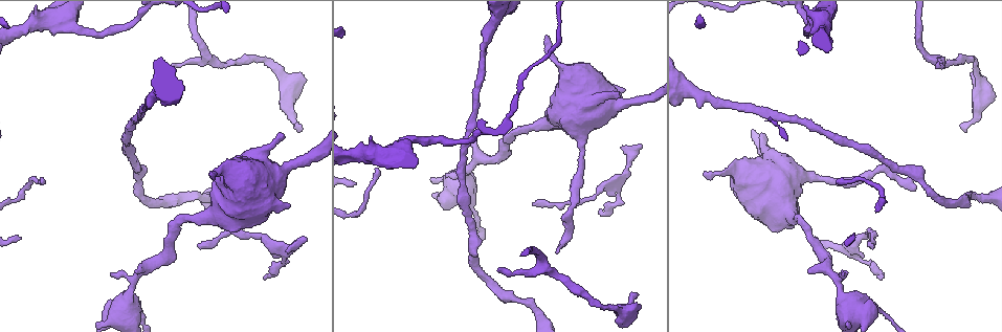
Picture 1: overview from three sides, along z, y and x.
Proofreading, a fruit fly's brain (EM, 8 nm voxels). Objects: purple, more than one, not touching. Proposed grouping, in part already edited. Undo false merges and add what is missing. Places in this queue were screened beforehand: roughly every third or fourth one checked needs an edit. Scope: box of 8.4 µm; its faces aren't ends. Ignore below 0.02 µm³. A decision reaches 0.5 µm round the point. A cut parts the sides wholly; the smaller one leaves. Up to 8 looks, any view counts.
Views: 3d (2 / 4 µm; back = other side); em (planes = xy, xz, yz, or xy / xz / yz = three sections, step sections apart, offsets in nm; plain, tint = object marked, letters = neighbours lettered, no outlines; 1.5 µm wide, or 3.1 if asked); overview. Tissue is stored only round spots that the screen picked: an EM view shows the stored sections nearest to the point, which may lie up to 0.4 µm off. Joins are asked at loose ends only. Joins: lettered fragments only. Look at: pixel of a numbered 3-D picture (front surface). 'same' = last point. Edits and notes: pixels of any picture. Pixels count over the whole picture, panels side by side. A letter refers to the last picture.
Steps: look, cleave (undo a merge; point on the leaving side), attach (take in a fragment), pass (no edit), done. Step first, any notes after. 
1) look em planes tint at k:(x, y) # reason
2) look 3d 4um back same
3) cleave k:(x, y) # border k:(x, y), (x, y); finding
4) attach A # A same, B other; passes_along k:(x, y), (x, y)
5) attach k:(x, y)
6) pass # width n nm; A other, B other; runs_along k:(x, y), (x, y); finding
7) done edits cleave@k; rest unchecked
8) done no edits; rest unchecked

look em xy step 4 letters at 1:(536, 203) # tapers out

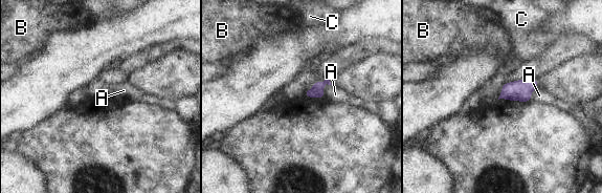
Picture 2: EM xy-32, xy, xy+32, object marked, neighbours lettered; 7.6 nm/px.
pass # longest_contact A 130 nm; A other, B other, C other; no lettered fragment goes on from it

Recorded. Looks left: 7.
look 3d 2um back at 1:(635, 297) # free end

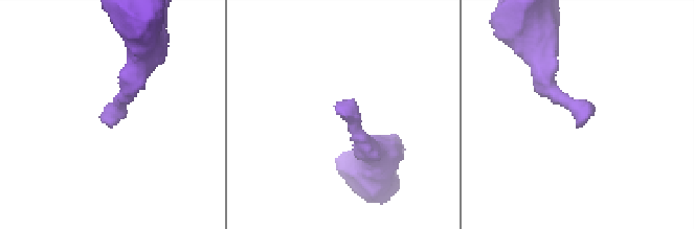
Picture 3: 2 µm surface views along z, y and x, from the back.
look em xy step 4 tint at 3:(108, 123) # need the tissue

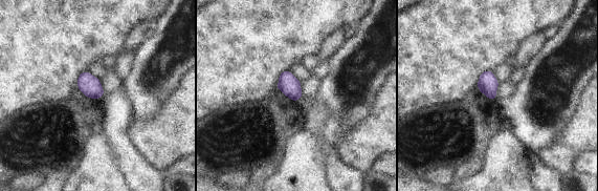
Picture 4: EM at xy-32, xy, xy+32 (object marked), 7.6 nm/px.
look em planes letters same

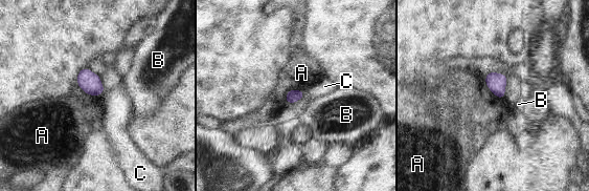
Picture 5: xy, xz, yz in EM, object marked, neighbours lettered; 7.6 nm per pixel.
pass # longest_contact A 180 nm; A other, B other, C other; border 5:(302, 90), (289, 90), (284, 102); no lettered fragment goes on from it

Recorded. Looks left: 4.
look em 3.1um xy step 16 tint at 1:(497, 270) # tapers out

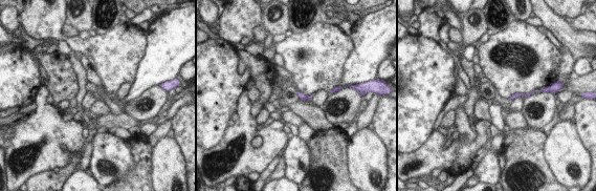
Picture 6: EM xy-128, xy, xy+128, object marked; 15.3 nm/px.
look em 3.1um planes letters same # another direction

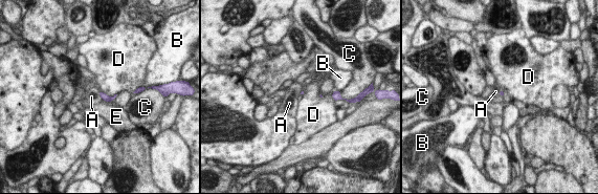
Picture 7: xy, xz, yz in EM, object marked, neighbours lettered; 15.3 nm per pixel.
pass # A other, B other, C other, D other, E other; border 7:(100, 90), (102, 99); no lettered fragment goes on from it

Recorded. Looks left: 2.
done no edits; rest unchecked

